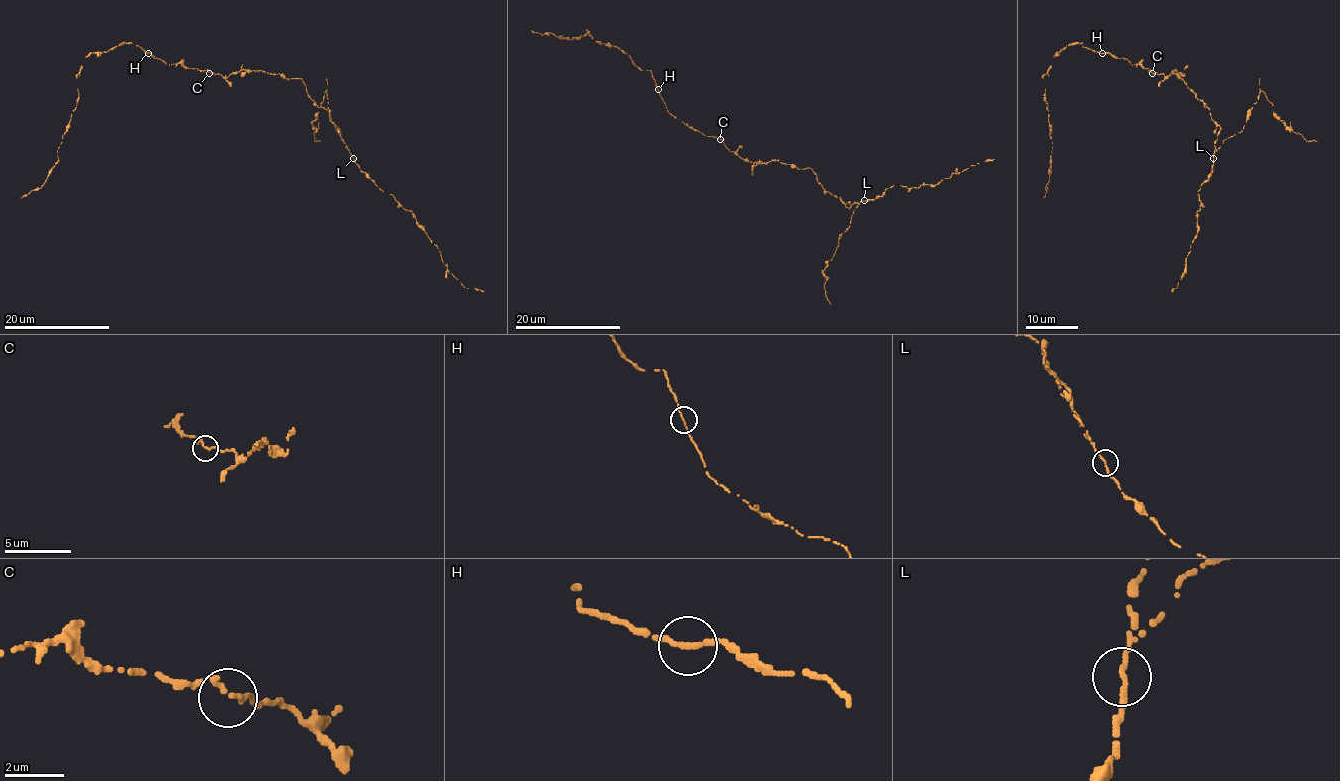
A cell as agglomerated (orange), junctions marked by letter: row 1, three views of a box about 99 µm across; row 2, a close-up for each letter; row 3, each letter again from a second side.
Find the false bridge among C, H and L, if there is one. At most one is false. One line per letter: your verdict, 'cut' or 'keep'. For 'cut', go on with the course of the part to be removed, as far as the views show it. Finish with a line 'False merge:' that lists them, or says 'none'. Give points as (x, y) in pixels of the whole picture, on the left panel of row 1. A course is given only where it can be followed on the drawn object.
C: keep
H: keep
L: cut | (353, 157), (329, 116), (325, 91), (312, 123), (315, 141), (320, 141)
False merge: L

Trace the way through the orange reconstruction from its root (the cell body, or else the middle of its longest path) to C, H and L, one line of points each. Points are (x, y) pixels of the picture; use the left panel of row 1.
C: (240, 70), (227, 77), (209, 73)
H: (240, 70), (224, 77), (181, 64), (169, 65), (148, 53)
L: (240, 70), (300, 78), (308, 97), (329, 112), (353, 157)

